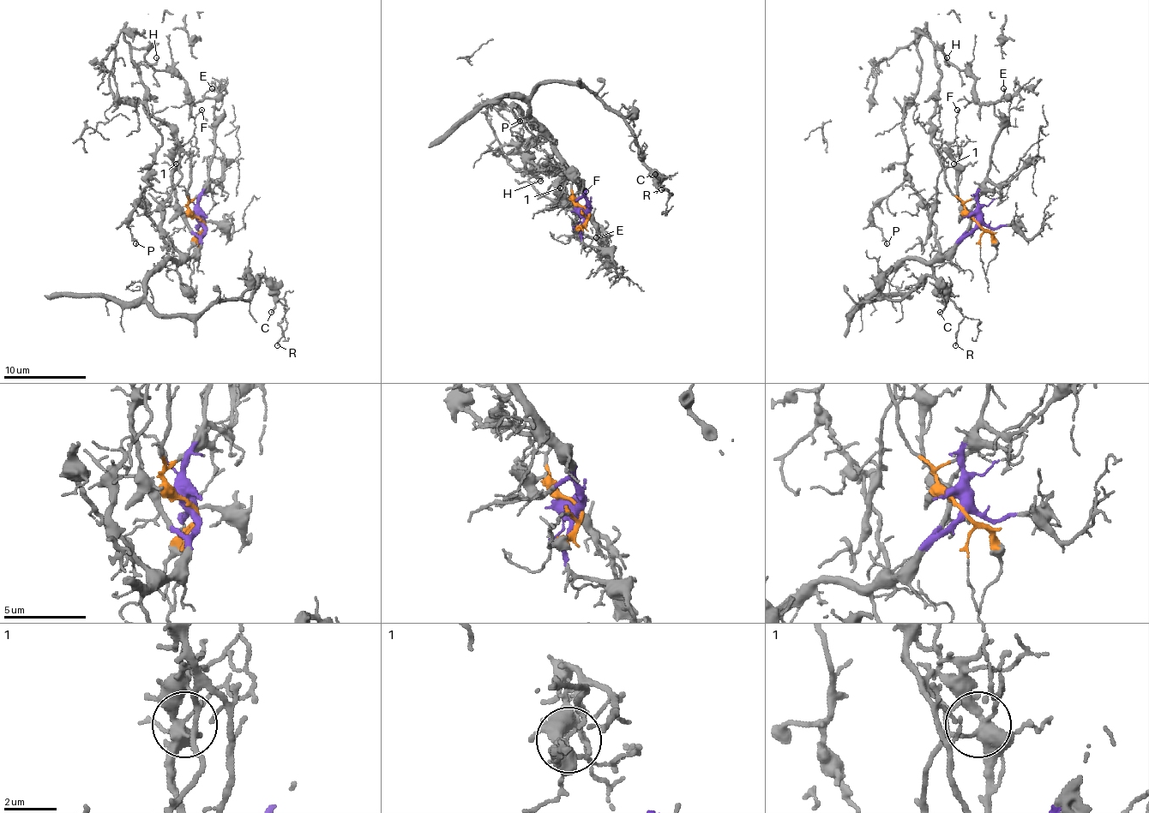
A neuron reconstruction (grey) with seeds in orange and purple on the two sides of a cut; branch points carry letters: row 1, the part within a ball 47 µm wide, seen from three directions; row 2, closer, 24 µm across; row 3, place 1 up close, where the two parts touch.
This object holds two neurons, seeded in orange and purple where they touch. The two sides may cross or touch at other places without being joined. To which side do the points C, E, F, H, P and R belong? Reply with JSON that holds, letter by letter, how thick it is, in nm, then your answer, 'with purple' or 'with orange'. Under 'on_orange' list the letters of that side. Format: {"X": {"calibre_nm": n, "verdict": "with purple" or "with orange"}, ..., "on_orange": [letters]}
{"C": {"calibre_nm": 140, "verdict": "with purple"}, "E": {"calibre_nm": 110, "verdict": "with orange"}, "F": {"calibre_nm": 80, "verdict": "with orange"}, "H": {"calibre_nm": 150, "verdict": "with orange"}, "P": {"calibre_nm": 130, "verdict": "with orange"}, "R": {"calibre_nm": 120, "verdict": "with purple"}, "on_orange": ["E", "F", "H", "P"]}

